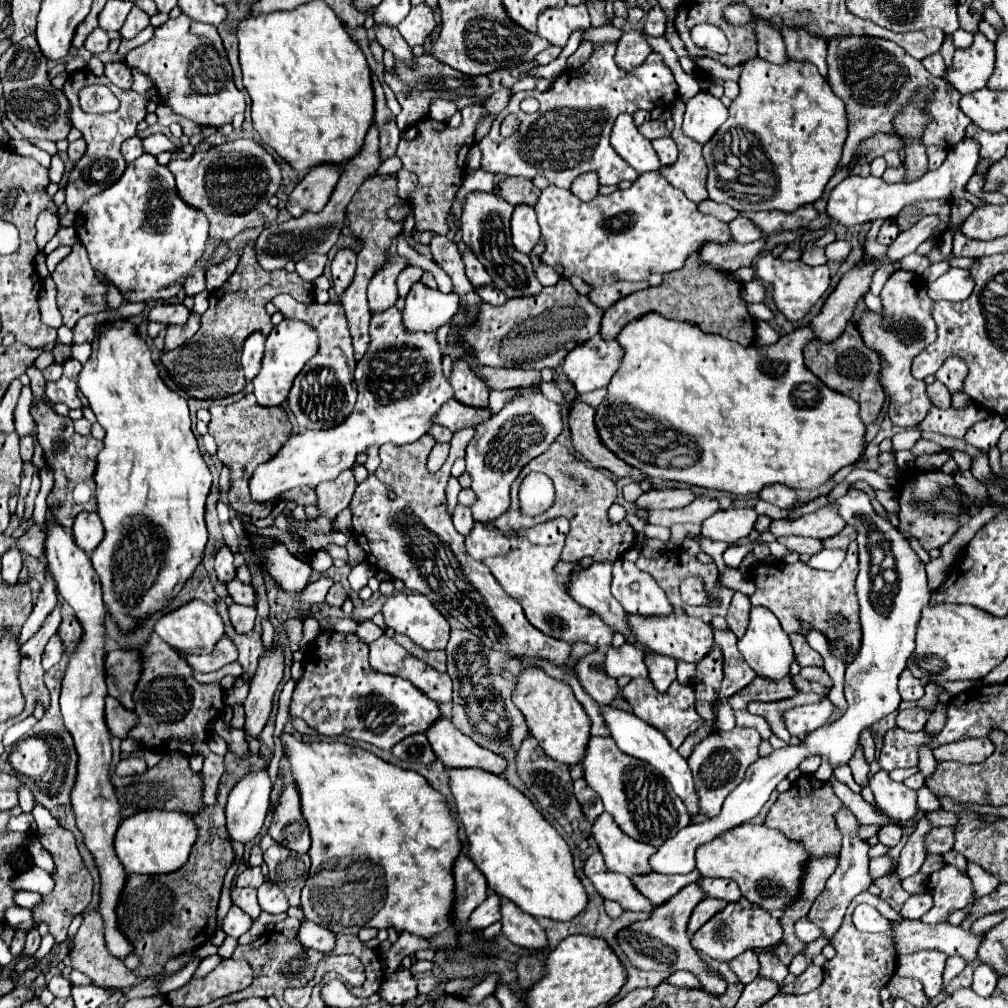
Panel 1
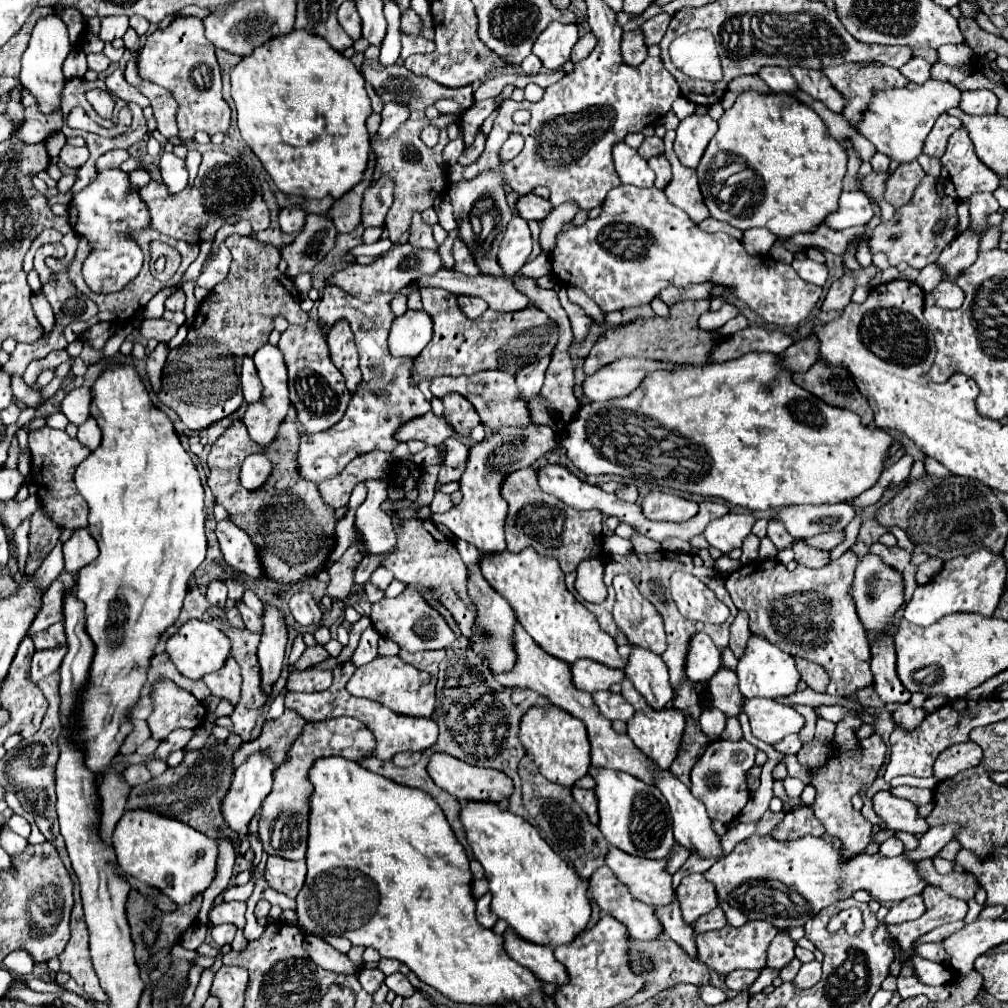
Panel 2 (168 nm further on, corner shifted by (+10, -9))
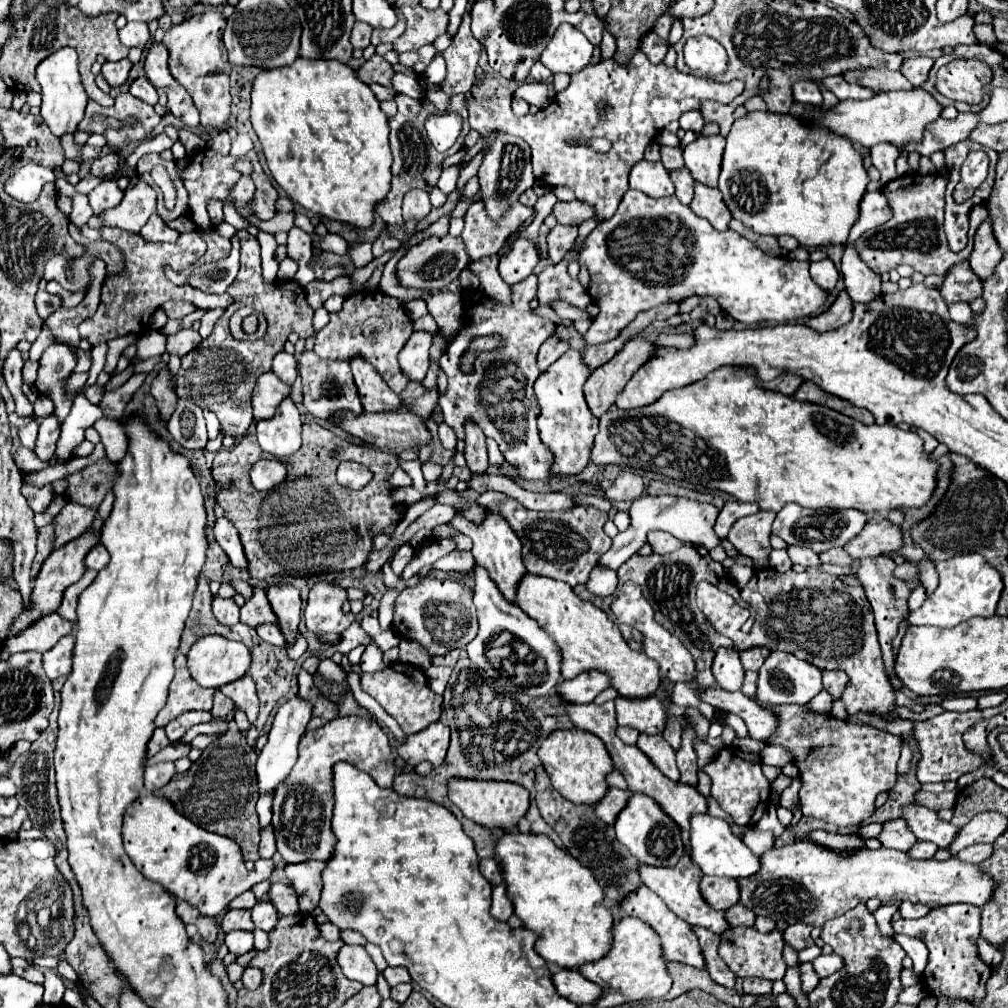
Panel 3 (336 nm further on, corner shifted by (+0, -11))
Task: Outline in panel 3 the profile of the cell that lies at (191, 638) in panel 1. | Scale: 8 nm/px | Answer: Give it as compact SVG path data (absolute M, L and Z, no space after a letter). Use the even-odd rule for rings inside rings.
M206 635L196 641L188 653L188 669L202 687L222 687L232 683L250 667L250 651L238 641L220 635Z

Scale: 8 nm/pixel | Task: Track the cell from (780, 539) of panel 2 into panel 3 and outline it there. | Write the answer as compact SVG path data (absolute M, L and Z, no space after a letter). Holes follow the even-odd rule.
M790 545L788 553L790 553L792 563L804 565L804 567L818 567L820 565L820 557L808 547L794 547L794 545Z

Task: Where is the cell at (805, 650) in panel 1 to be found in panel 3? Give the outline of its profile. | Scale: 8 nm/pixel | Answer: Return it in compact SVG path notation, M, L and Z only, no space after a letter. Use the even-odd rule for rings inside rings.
M824 671L824 673L822 673L822 679L824 679L826 691L828 691L834 699L840 699L842 693L844 693L844 687L848 685L848 675L846 675L844 671Z

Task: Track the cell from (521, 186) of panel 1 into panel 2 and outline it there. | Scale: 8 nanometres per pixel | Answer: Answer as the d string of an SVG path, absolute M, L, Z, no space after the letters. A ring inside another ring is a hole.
M526 193L516 201L516 209L518 209L518 215L524 217L526 221L530 221L530 219L542 221L550 213L552 205L548 199L542 199L534 193Z

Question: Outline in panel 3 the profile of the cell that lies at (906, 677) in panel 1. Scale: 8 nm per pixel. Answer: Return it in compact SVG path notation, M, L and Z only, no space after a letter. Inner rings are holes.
M880 555L874 559L862 559L856 577L862 581L864 589L866 589L866 597L872 605L874 617L876 617L876 629L878 629L878 641L882 645L882 653L884 653L884 663L886 663L886 673L890 675L892 687L894 689L902 689L902 683L892 675L894 671L894 655L892 655L892 639L898 633L898 625L900 621L908 615L908 597L910 597L910 589L900 581L892 577L894 571L894 561L888 555Z

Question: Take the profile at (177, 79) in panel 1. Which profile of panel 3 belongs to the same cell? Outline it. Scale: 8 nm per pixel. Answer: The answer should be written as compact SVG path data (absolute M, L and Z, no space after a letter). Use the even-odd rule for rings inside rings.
M204 11L204 13L192 15L180 25L174 25L170 31L166 31L162 41L170 53L170 59L168 59L170 73L194 99L194 105L200 111L200 123L206 129L224 127L230 115L230 101L232 101L230 85L228 85L230 63L222 43L224 27L226 27L226 19L222 17L220 11Z

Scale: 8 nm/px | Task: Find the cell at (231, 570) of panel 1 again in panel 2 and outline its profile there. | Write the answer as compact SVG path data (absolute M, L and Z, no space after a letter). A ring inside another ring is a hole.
M214 579L214 581L208 585L206 599L208 599L212 605L224 607L224 603L226 603L226 583L224 583L222 579Z

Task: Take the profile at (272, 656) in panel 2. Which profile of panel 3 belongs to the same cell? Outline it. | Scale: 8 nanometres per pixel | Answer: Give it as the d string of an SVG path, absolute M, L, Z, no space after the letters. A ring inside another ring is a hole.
M272 583L268 589L268 599L272 609L276 611L280 629L288 641L294 643L298 637L298 623L300 623L300 591L288 583Z

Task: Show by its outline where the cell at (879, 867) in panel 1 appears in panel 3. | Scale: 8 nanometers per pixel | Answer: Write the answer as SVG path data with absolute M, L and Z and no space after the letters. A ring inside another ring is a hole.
M808 839L796 841L782 849L770 849L762 855L762 869L746 879L740 879L740 903L756 915L774 921L784 919L788 925L798 921L806 925L824 925L828 919L844 915L858 903L876 897L882 903L912 901L924 903L930 909L950 903L970 903L984 907L996 891L996 881L978 865L964 863L958 857L946 861L920 861L896 849L862 849L850 855L830 851Z

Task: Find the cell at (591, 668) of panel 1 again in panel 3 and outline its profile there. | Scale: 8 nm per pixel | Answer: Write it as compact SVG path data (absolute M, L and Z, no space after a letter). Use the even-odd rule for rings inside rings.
M616 697L616 713L620 725L634 727L640 733L658 735L666 727L666 707L656 697L648 697L648 699Z

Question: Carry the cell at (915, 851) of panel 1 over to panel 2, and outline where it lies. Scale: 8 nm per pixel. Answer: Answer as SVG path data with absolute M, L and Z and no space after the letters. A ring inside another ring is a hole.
M942 825L942 827L930 827L920 839L918 839L918 847L912 851L904 851L902 855L908 857L910 861L918 863L926 857L934 857L948 841L954 839L958 831L958 825Z

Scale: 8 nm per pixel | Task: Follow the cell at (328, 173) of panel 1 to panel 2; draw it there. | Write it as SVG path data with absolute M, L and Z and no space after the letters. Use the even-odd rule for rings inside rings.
M286 207L286 209L280 209L278 223L280 223L282 231L294 233L294 231L300 231L304 227L306 217L308 217L308 213L304 209L300 209L300 207Z

